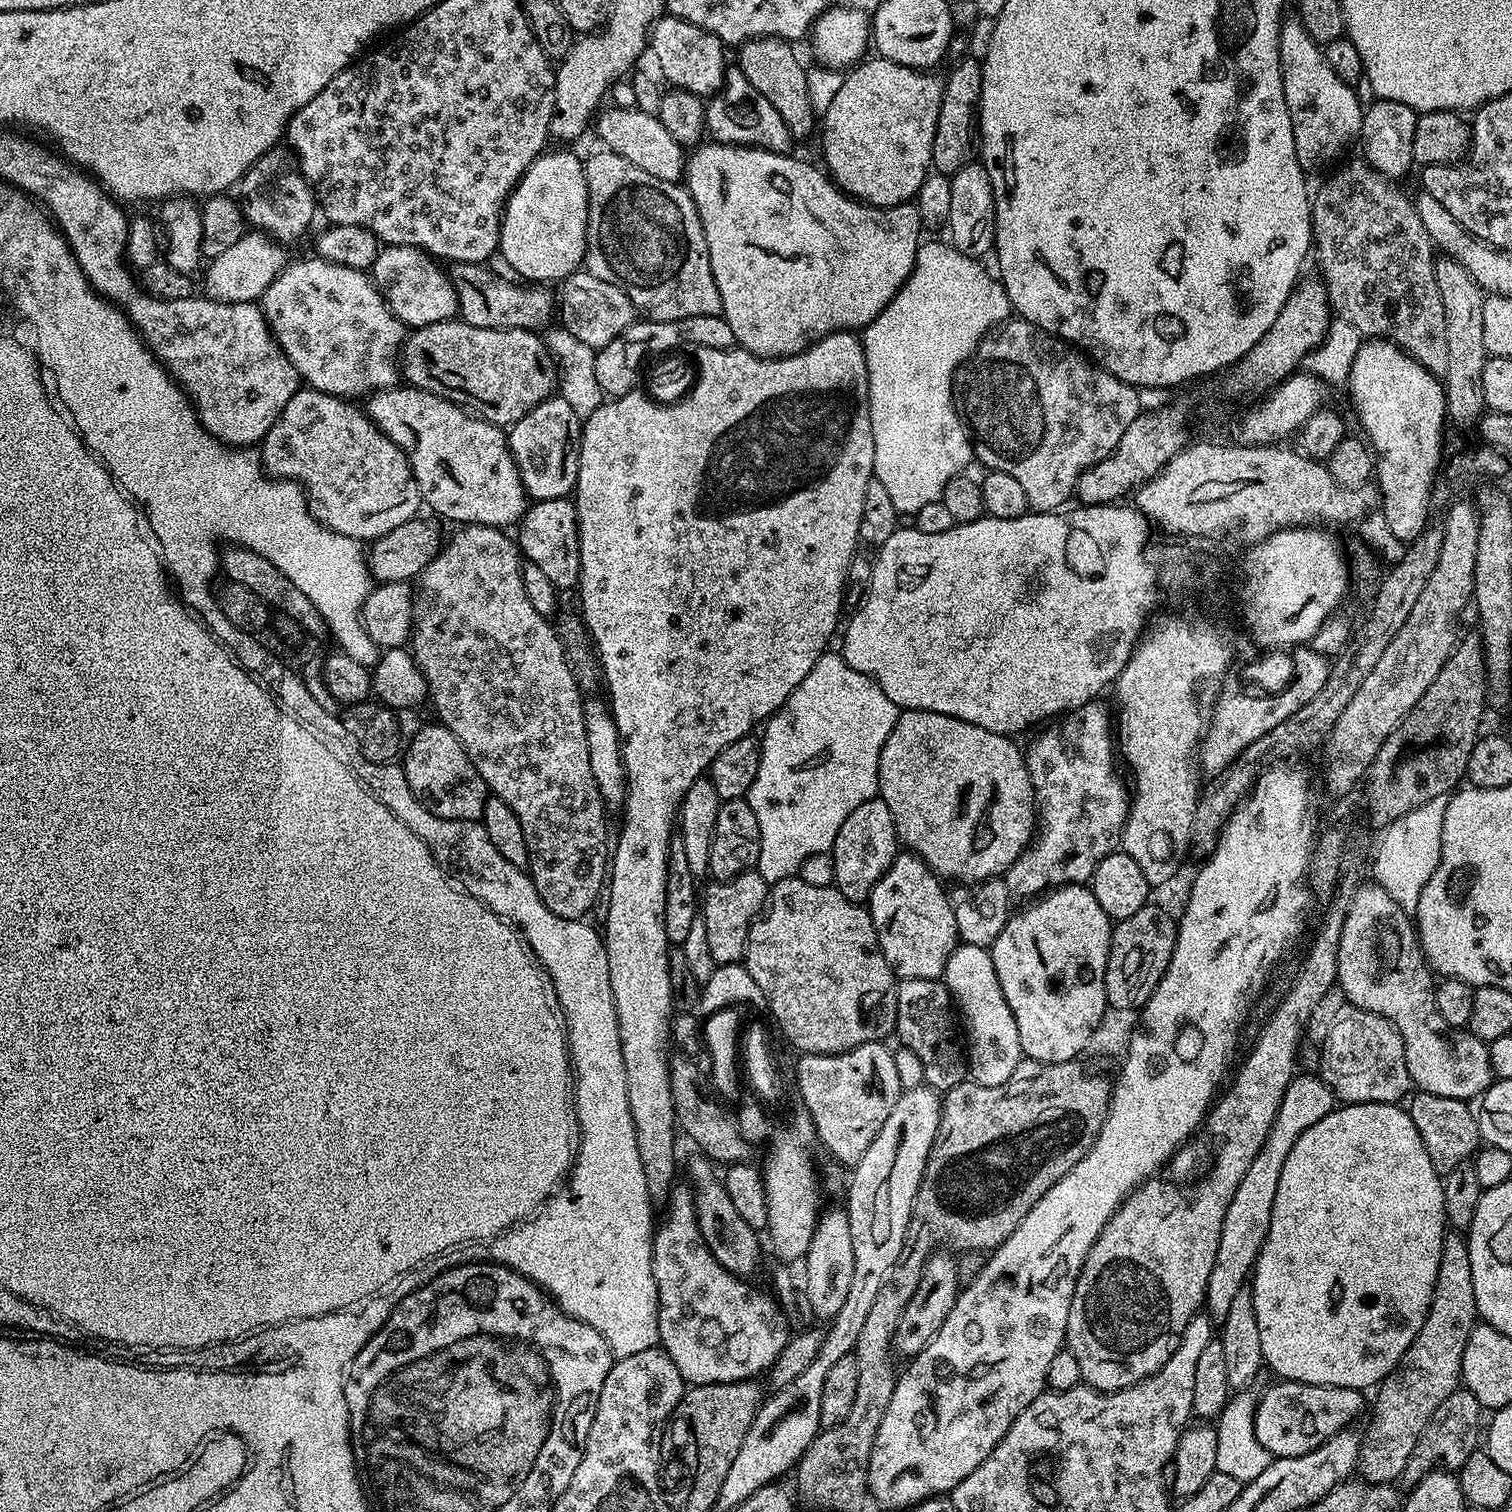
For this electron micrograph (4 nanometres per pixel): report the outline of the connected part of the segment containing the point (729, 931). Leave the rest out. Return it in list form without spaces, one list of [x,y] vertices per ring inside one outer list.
[[[749,870],[732,880],[712,882],[702,892],[702,915],[706,924],[707,943],[715,965],[738,964],[744,959],[752,921],[765,911],[770,895],[770,886],[759,872]]]

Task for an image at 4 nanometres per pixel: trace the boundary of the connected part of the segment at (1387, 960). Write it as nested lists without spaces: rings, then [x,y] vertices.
[[[1365,882],[1352,896],[1346,922],[1342,922],[1342,938],[1338,942],[1336,983],[1339,991],[1344,991],[1344,996],[1348,999],[1345,1001],[1351,1007],[1386,1018],[1395,1026],[1398,1034],[1402,1034],[1406,1066],[1410,1070],[1413,1085],[1419,1091],[1442,1098],[1472,1102],[1472,1099],[1476,1100],[1494,1083],[1488,1044],[1470,1031],[1452,1028],[1443,1020],[1442,1014],[1438,1014],[1438,1005],[1434,1003],[1437,981],[1424,959],[1420,937],[1416,935],[1413,921],[1409,913],[1404,912],[1402,906],[1398,906],[1398,902],[1394,902],[1394,898],[1390,898],[1390,894],[1380,884]]]

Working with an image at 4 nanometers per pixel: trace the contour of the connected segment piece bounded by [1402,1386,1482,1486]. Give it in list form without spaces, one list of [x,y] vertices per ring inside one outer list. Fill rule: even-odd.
[[[1463,1386],[1454,1389],[1450,1394],[1450,1398],[1445,1398],[1442,1401],[1442,1406],[1438,1406],[1438,1410],[1434,1410],[1430,1422],[1426,1422],[1426,1430],[1422,1430],[1422,1434],[1414,1446],[1414,1454],[1410,1454],[1410,1462],[1406,1462],[1406,1466],[1404,1467],[1403,1483],[1406,1482],[1408,1486],[1416,1485],[1422,1477],[1437,1471],[1437,1469],[1460,1469],[1466,1462],[1466,1458],[1470,1458],[1470,1454],[1474,1454],[1478,1450],[1478,1445],[1481,1443],[1482,1422],[1480,1426],[1480,1415],[1482,1415],[1482,1409],[1478,1398],[1474,1398],[1472,1391]]]

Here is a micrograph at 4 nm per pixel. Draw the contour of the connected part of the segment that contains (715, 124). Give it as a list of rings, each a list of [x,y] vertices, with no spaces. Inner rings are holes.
[[[732,66],[724,73],[724,84],[706,104],[706,132],[713,141],[722,144],[741,144],[747,148],[765,148],[771,152],[791,153],[794,137],[782,120],[782,114],[770,106],[763,94],[758,94],[750,82]]]

